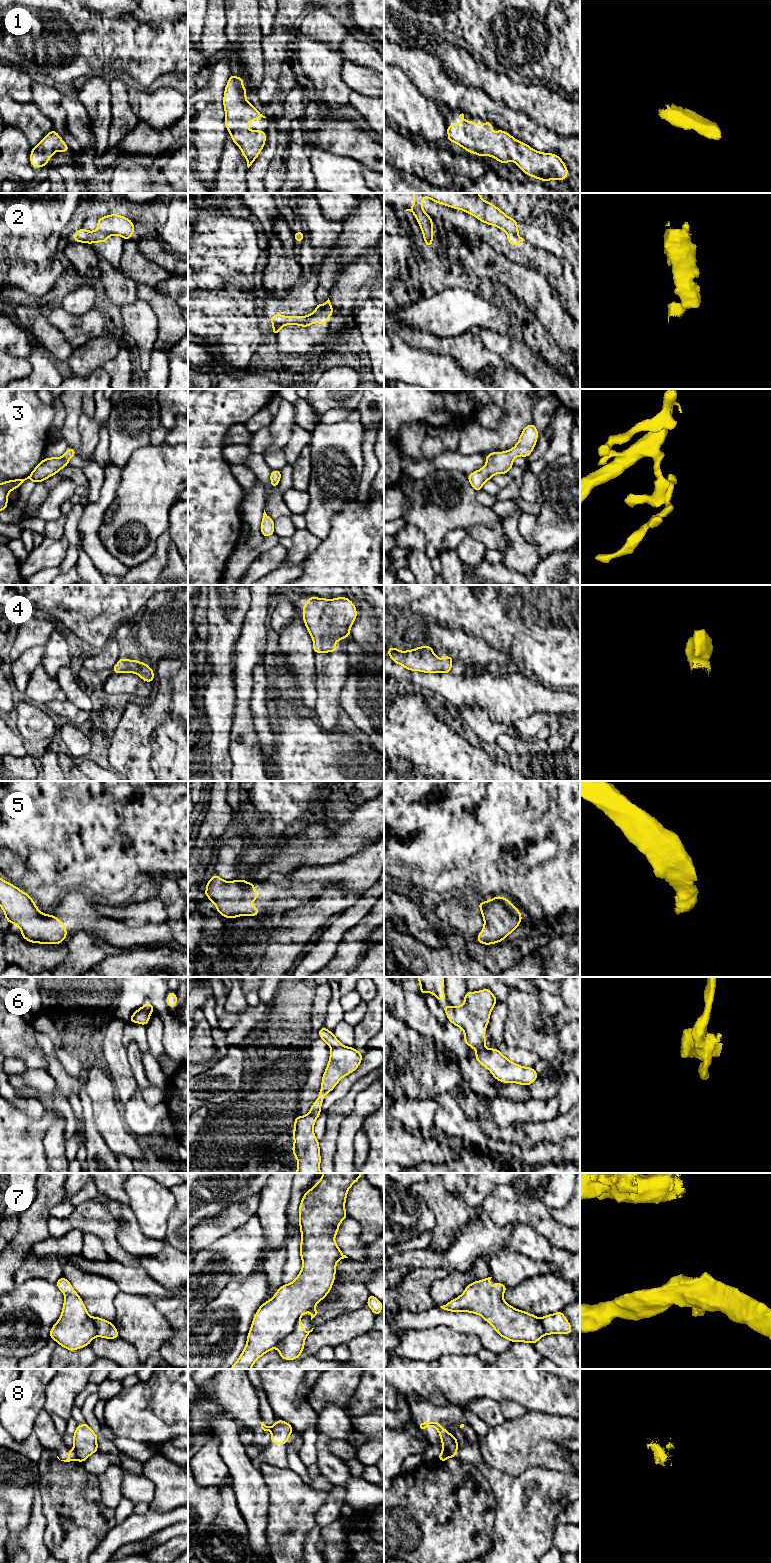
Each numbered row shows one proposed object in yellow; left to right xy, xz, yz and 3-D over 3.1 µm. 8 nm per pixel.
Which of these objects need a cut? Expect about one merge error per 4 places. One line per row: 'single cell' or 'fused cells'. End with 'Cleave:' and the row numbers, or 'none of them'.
1: single cell
2: fused cells
3: single cell
4: single cell
5: single cell
6: single cell
7: single cell
8: fused cells
Cleave: 2, 8

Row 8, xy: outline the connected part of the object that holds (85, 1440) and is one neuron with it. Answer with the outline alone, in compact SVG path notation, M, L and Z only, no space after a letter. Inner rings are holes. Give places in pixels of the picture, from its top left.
M86 1422L77 1425L73 1442L78 1461L83 1463L90 1455L98 1451L97 1439L98 1434L95 1434Z

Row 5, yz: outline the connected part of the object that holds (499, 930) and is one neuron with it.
M496 896L479 902L478 906L484 919L484 926L475 939L483 945L505 940L522 922L520 911L505 897Z

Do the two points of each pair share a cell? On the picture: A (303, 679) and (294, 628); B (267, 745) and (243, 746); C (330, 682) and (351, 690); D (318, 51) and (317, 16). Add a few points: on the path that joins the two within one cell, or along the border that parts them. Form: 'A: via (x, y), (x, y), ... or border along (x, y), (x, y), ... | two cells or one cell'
A: via (301, 666), (296, 657), (295, 641) | one cell
B: border along (258, 746), (258, 752), (262, 761) | two cells
C: border along (354, 668), (341, 690), (339, 706) | two cells
D: border along (308, 37), (324, 40), (339, 50) | two cells

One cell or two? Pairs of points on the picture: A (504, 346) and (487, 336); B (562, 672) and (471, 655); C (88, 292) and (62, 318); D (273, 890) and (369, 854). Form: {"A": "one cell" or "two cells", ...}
{"A": "one cell", "B": "two cells", "C": "two cells", "D": "one cell"}

